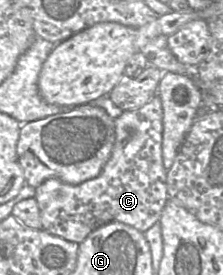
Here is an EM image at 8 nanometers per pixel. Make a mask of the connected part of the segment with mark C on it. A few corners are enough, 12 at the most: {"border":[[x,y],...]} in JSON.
{"border":[[156,94],[115,120],[101,173],[35,188],[42,229],[146,232],[169,200]]}

